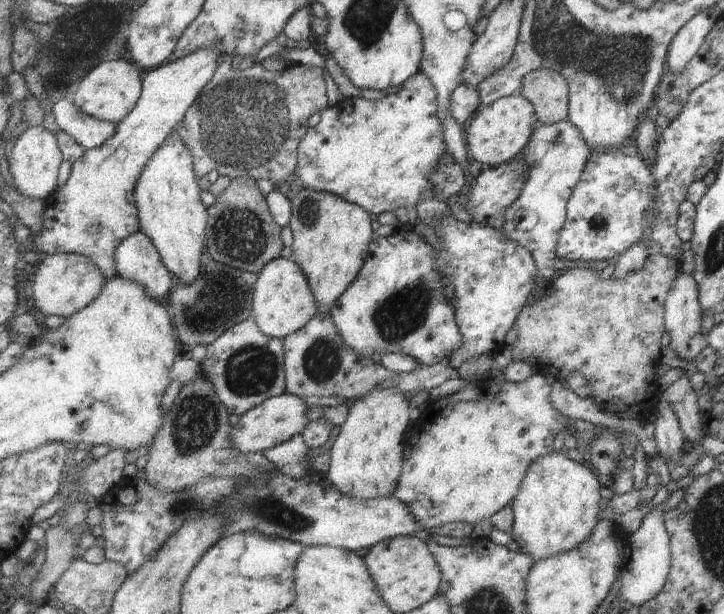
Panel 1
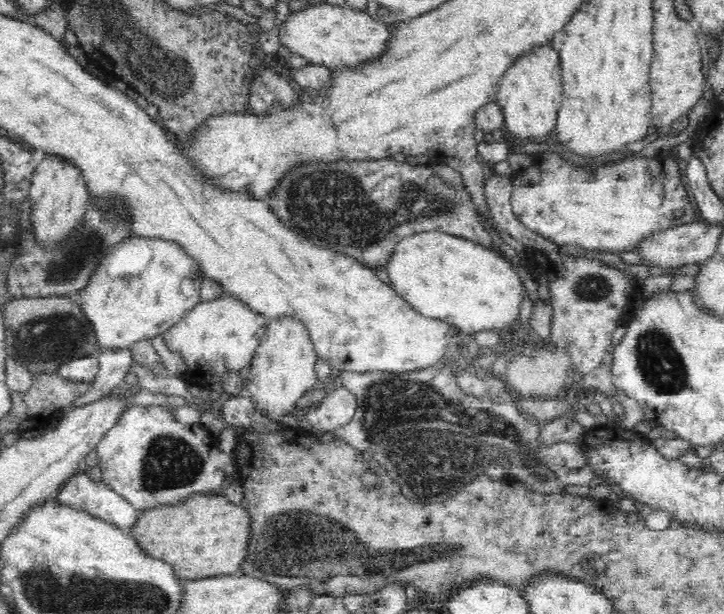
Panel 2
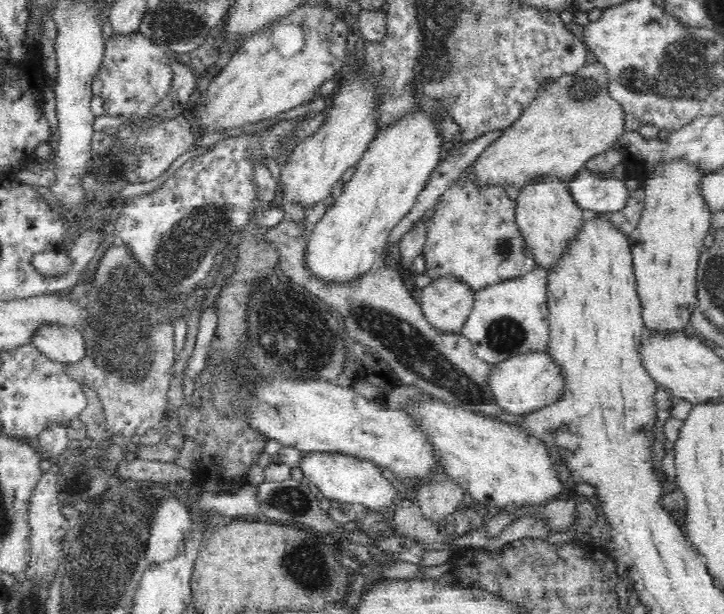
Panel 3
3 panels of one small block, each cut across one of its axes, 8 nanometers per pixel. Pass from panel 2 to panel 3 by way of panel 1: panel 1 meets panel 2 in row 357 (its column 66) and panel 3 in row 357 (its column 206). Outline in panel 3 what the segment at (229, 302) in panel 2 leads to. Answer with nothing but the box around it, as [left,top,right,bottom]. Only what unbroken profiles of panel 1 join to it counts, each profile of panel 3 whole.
[33,327,89,366]

